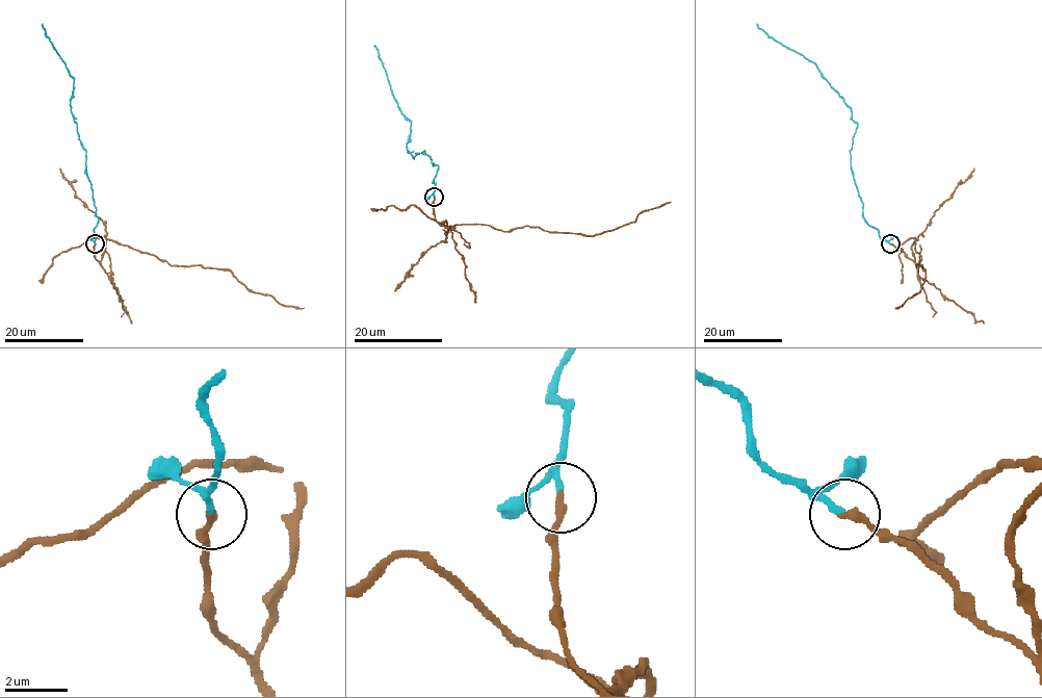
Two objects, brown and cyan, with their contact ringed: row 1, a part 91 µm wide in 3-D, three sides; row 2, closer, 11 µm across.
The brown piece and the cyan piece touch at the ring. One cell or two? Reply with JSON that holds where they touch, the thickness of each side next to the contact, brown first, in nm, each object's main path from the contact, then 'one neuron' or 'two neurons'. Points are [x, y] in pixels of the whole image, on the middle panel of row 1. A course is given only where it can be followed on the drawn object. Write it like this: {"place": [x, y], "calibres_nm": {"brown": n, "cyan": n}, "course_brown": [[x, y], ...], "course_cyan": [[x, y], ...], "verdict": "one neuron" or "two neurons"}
{"place": [434, 197], "calibres_nm": {"brown": 280, "cyan": 140}, "course_brown": [[434, 197], [434, 215], [448, 226], [587, 236], [670, 201]], "course_cyan": [[434, 197], [438, 166], [423, 150], [416, 154], [414, 159], [407, 151], [411, 122], [399, 109], [375, 45]], "verdict": "two neurons"}

